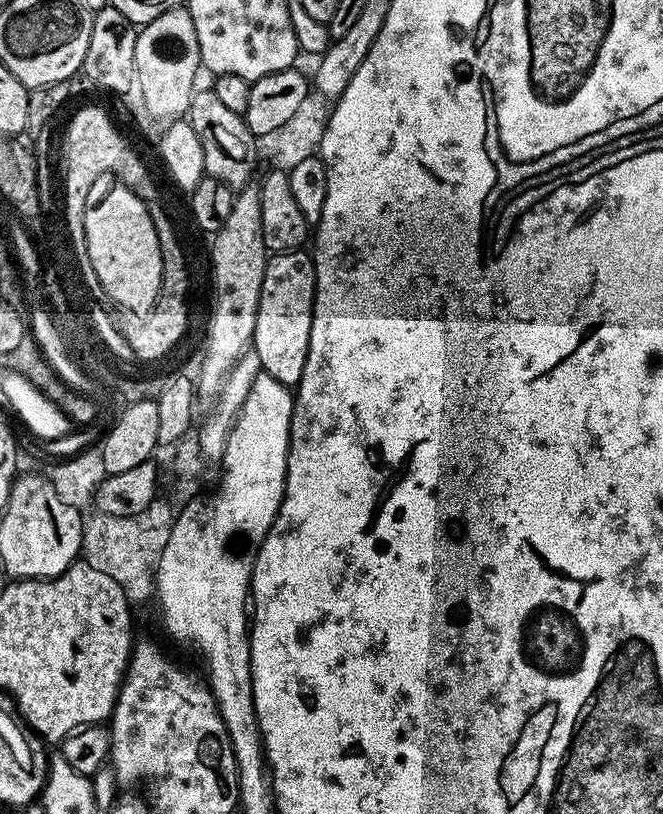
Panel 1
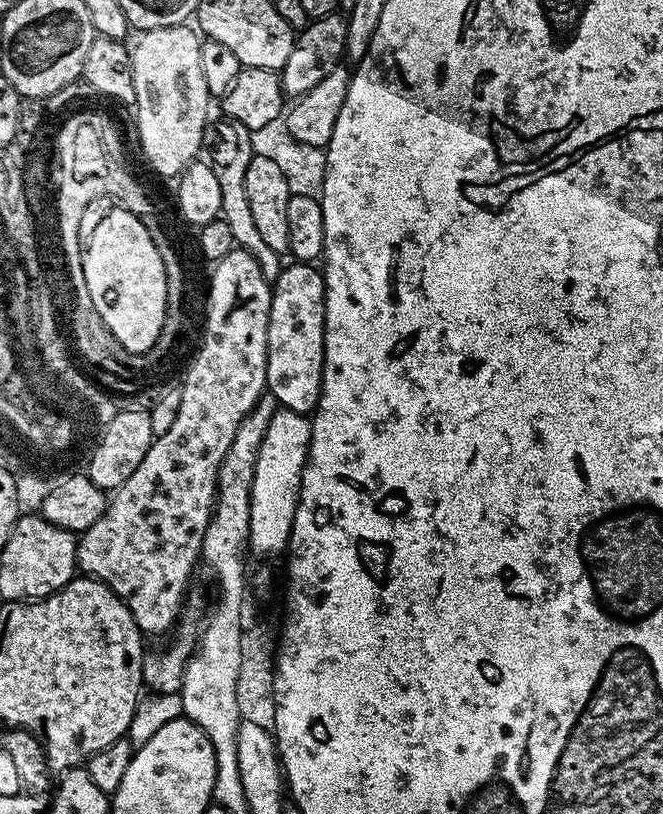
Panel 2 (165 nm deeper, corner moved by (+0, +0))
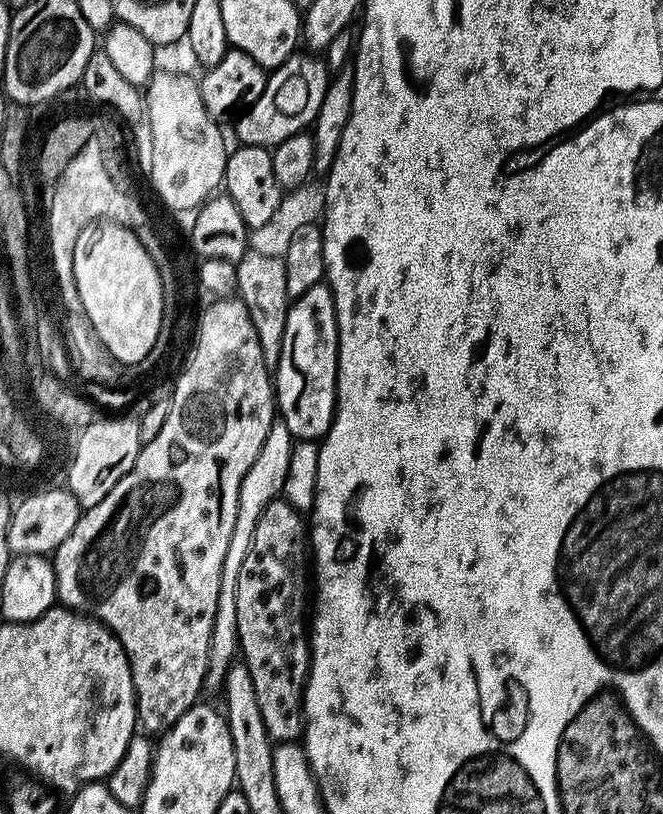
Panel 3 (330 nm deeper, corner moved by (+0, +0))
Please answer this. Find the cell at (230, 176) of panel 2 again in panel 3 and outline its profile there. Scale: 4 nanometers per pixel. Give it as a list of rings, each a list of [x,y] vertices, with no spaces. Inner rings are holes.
[[[249,250],[242,259],[235,261],[236,292],[244,303],[258,333],[258,346],[262,346],[262,358],[269,370],[275,369],[282,354],[282,334],[286,334],[286,314],[290,297],[286,290],[286,270],[283,259],[272,259]]]

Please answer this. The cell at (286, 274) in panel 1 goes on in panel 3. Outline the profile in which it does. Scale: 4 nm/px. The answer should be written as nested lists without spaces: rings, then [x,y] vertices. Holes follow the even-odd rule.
[[[327,283],[310,286],[288,305],[282,354],[274,369],[274,395],[279,419],[286,422],[293,441],[319,442],[330,430],[336,413],[336,367],[340,353],[338,322],[332,290]]]

